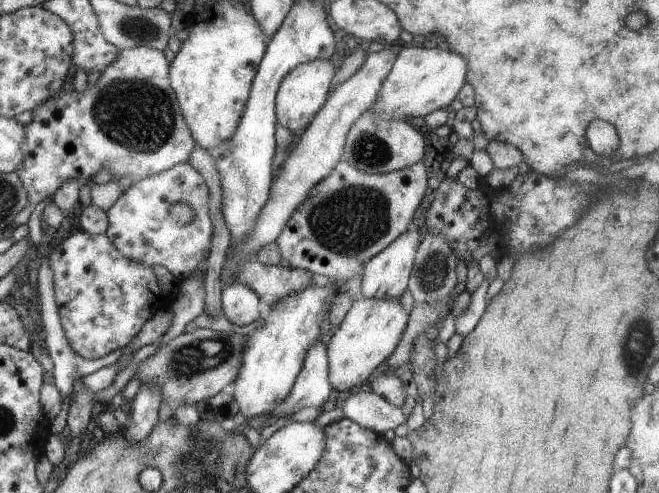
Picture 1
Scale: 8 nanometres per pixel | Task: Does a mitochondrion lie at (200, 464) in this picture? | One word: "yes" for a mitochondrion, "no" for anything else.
yes

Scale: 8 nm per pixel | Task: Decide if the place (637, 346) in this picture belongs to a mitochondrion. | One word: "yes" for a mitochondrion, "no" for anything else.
yes

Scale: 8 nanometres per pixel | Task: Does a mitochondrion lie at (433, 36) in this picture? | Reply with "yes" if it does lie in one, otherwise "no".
no

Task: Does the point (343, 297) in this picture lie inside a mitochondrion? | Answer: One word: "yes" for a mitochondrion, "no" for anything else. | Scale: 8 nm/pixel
no

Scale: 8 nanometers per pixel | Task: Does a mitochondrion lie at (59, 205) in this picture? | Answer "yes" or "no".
no

